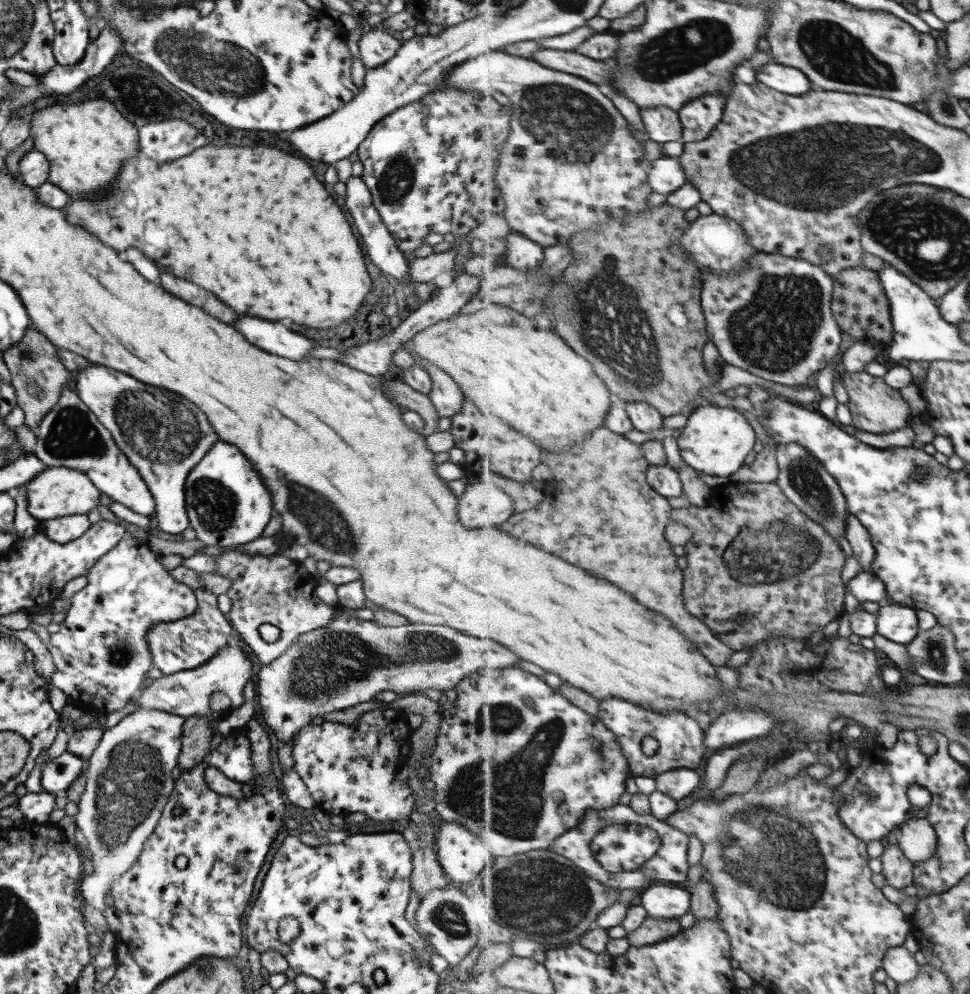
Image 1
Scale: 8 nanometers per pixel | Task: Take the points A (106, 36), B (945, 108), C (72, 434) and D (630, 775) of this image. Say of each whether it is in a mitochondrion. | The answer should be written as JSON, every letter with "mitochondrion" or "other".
{"A":"other","B":"mitochondrion","C":"mitochondrion","D":"other"}

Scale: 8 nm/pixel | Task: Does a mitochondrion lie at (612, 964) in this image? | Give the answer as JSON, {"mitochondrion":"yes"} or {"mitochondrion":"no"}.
{"mitochondrion":"no"}

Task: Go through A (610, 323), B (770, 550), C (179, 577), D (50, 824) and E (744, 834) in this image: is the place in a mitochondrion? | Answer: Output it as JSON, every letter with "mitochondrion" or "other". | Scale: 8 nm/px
{"A":"mitochondrion","B":"mitochondrion","C":"other","D":"other","E":"mitochondrion"}

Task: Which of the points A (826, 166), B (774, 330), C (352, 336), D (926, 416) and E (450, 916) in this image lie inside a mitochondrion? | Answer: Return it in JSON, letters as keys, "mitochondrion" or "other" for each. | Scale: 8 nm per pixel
{"A":"mitochondrion","B":"mitochondrion","C":"other","D":"other","E":"mitochondrion"}

